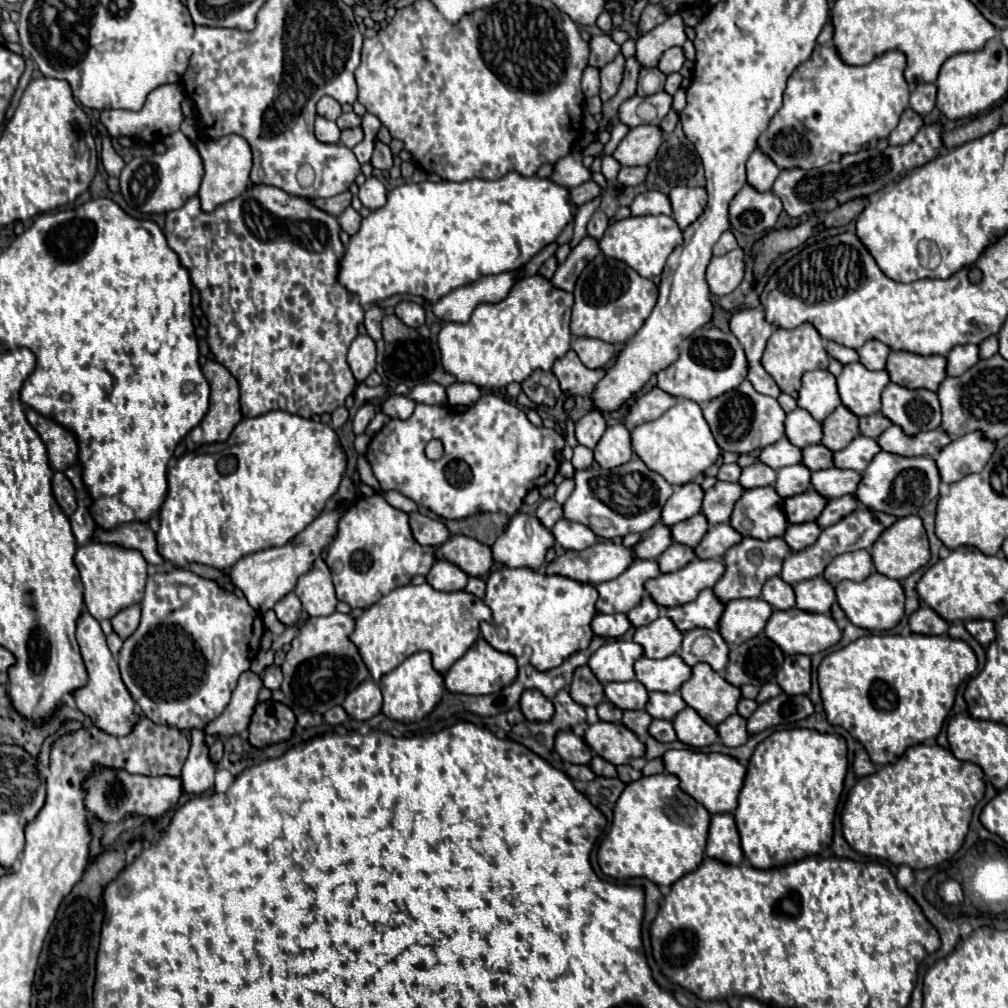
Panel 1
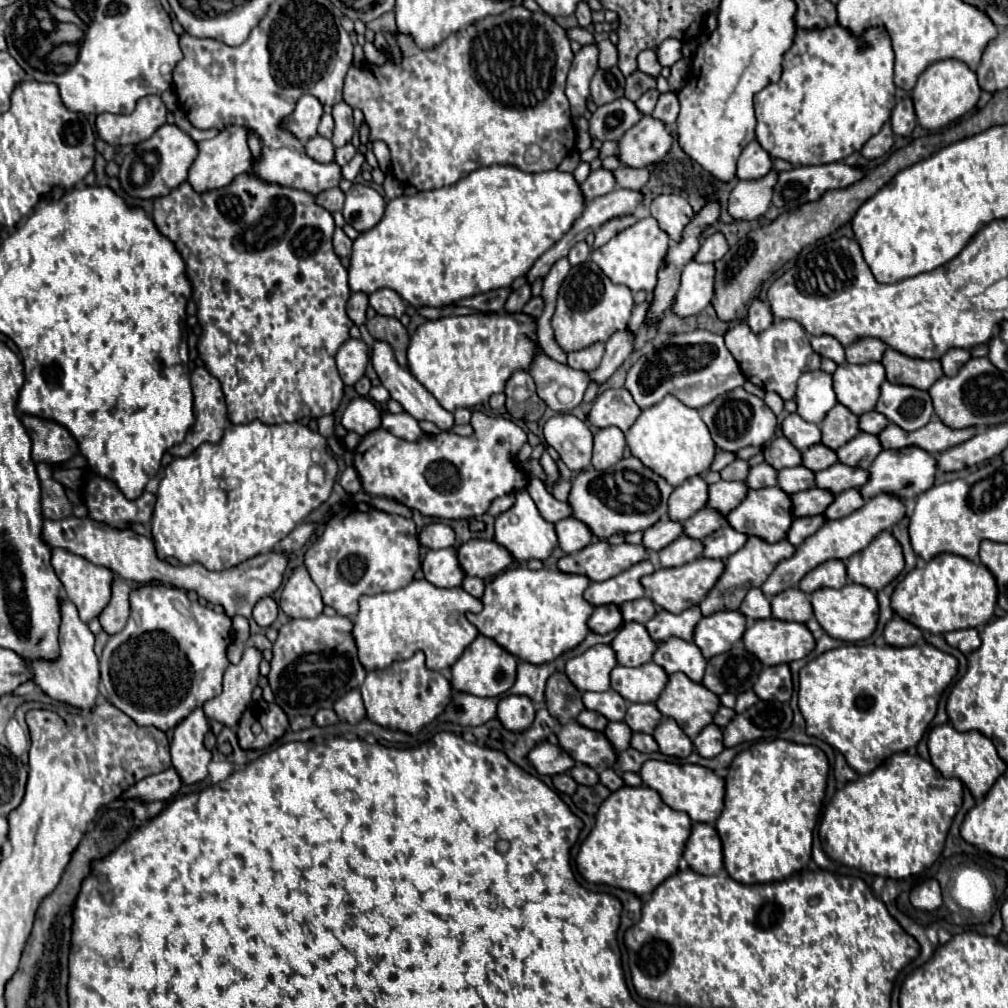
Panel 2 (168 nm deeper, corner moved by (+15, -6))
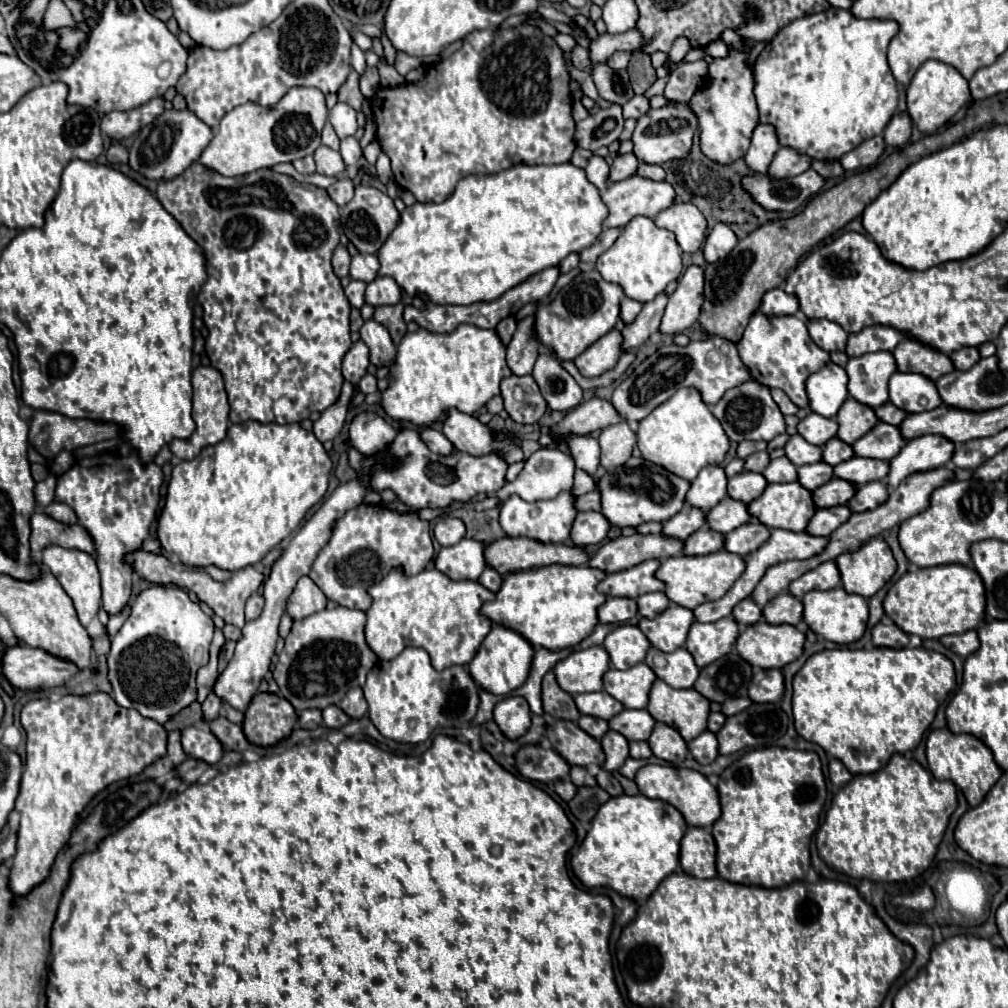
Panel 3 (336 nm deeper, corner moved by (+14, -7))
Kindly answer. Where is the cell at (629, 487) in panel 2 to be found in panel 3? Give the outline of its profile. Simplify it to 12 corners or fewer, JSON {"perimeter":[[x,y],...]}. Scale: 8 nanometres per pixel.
{"perimeter":[[642,457],[598,481],[616,527],[668,521],[690,481]]}

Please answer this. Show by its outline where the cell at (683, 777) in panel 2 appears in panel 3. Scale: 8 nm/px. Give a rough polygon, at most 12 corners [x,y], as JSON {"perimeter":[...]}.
{"perimeter":[[646,765],[642,795],[676,807],[688,825],[712,827],[716,789],[692,769]]}

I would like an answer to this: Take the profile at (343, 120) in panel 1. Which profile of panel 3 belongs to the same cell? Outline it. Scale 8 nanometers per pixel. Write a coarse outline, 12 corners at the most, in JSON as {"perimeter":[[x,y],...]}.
{"perimeter":[[330,123],[322,131],[322,145],[330,149],[340,147],[340,139]]}

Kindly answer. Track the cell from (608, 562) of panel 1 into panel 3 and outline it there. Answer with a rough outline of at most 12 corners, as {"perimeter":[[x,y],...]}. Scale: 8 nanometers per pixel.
{"perimeter":[[636,533],[608,541],[588,565],[606,573],[682,555],[682,539]]}

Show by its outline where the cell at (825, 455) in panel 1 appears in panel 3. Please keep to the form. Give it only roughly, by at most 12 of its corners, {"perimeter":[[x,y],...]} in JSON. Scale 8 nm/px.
{"perimeter":[[838,437],[824,445],[824,461],[838,465],[854,457],[854,449]]}

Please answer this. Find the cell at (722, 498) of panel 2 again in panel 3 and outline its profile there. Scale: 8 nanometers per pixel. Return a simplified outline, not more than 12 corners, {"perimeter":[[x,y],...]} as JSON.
{"perimeter":[[738,473],[728,483],[732,499],[752,503],[768,481],[762,473]]}

